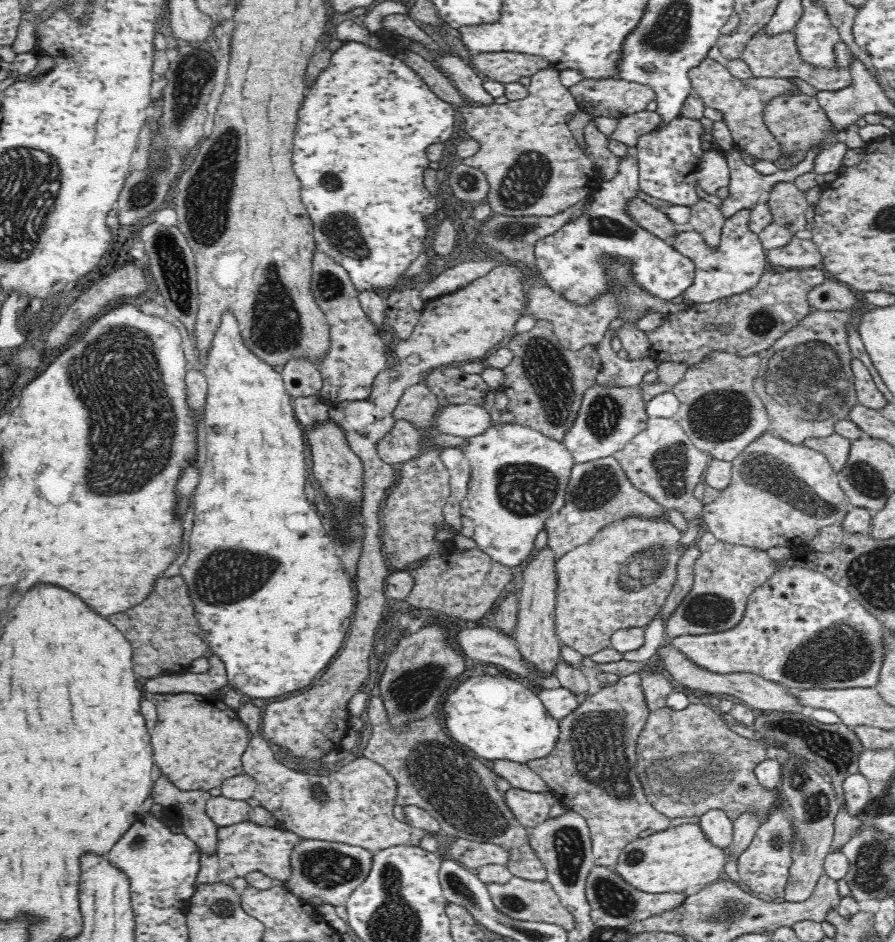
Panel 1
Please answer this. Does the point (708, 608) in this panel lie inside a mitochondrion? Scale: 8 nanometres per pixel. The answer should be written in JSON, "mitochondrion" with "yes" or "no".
{"mitochondrion":"yes"}

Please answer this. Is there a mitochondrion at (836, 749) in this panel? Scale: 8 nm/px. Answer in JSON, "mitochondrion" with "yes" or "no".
{"mitochondrion":"yes"}

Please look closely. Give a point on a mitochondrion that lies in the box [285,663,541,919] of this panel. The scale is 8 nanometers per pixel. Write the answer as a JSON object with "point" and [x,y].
{"point":[450,785]}

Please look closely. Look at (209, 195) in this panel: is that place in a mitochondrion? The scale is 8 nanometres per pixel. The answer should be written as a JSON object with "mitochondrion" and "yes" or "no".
{"mitochondrion":"yes"}

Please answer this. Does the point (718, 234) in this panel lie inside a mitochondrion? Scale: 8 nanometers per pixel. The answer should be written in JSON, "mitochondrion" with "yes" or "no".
{"mitochondrion":"no"}

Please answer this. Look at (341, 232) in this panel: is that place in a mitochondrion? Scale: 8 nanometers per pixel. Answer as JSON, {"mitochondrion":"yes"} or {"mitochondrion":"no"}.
{"mitochondrion":"yes"}

